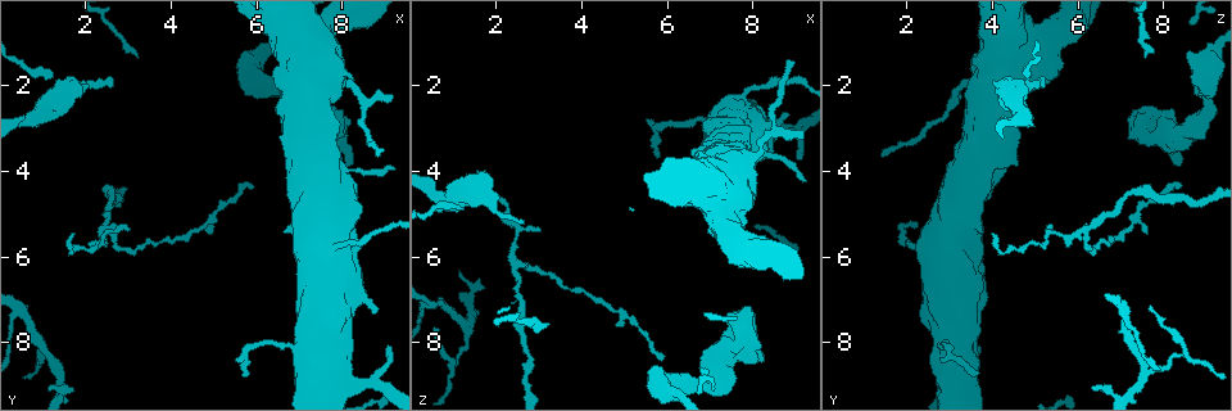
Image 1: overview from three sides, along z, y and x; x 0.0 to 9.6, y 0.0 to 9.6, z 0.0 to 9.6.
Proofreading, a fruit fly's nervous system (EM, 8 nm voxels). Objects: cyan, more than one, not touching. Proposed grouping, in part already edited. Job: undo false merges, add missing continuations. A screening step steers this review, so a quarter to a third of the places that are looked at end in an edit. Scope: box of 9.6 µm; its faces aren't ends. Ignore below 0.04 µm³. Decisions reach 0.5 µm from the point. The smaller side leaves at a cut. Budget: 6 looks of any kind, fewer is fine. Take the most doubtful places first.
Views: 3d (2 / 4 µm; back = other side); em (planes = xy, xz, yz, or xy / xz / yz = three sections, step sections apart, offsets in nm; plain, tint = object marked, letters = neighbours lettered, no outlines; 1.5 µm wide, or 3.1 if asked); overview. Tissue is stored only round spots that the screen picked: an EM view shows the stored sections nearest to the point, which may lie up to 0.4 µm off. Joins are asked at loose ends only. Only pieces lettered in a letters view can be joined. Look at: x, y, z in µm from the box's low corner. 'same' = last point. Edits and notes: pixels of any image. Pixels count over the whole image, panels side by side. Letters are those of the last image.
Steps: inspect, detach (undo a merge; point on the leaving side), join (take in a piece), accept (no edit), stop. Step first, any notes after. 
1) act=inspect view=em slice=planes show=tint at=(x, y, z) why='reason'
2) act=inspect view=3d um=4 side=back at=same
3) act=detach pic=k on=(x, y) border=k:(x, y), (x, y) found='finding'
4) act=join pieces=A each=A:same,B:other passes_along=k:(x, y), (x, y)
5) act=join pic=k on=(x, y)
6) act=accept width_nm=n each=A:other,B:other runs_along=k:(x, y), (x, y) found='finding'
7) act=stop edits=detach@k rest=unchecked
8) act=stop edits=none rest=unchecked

act=inspect view=em slice=xy step=8 show=letters at=(4.95, 5.45, 7.70) why='thin end'

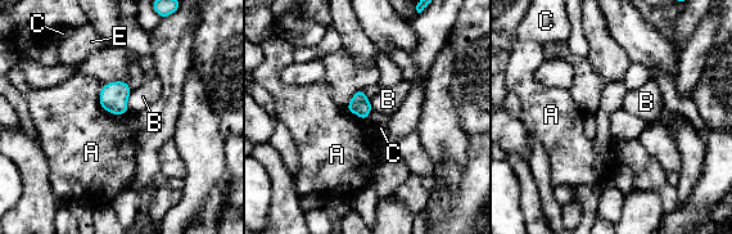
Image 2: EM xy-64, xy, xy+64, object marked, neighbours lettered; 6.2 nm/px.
act=inspect view=em slice=xz step=8 show=letters at=same why='cut it another way'

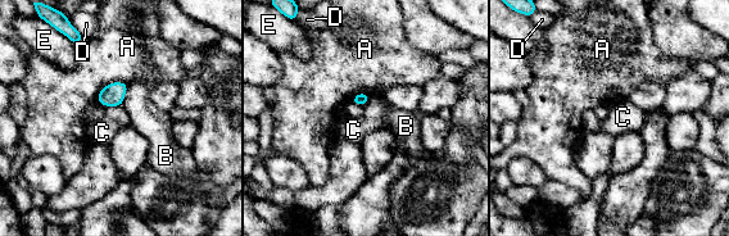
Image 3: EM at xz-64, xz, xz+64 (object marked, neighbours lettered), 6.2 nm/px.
act=accept width_nm=80 each=A:other,B:other,C:other,D:other,E:other border=3:(371, 98), (363, 107) found='no lettered piece goes on from it'

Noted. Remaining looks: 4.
act=inspect view=3d um=4 side=back at=(8.15, 3.90, 8.30) why='free end'

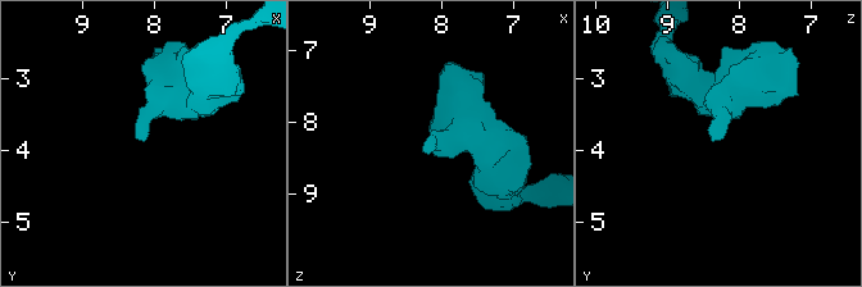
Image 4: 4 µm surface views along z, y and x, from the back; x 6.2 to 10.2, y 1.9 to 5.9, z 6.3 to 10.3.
act=inspect view=em slice=planes show=tint at=(8.15, 3.85, 8.40)

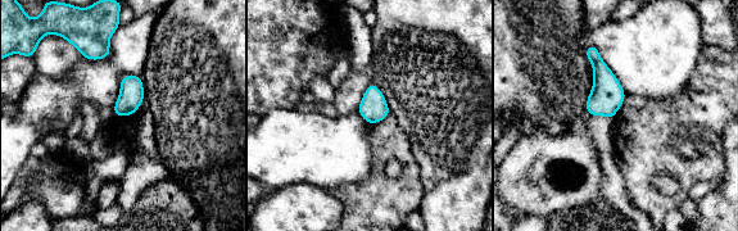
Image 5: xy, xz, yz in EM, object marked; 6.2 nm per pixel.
act=inspect view=em slice=planes show=letters at=same

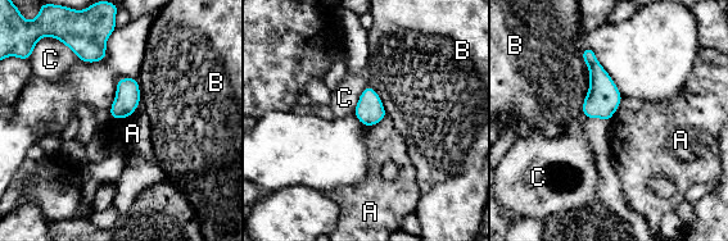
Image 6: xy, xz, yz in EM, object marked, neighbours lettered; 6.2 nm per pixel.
act=accept each=A:other,B:other,C:other border=6:(140, 100), (131, 114), (113, 118) found='none of them fits'

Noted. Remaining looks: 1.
act=stop edits=none rest=unchecked

